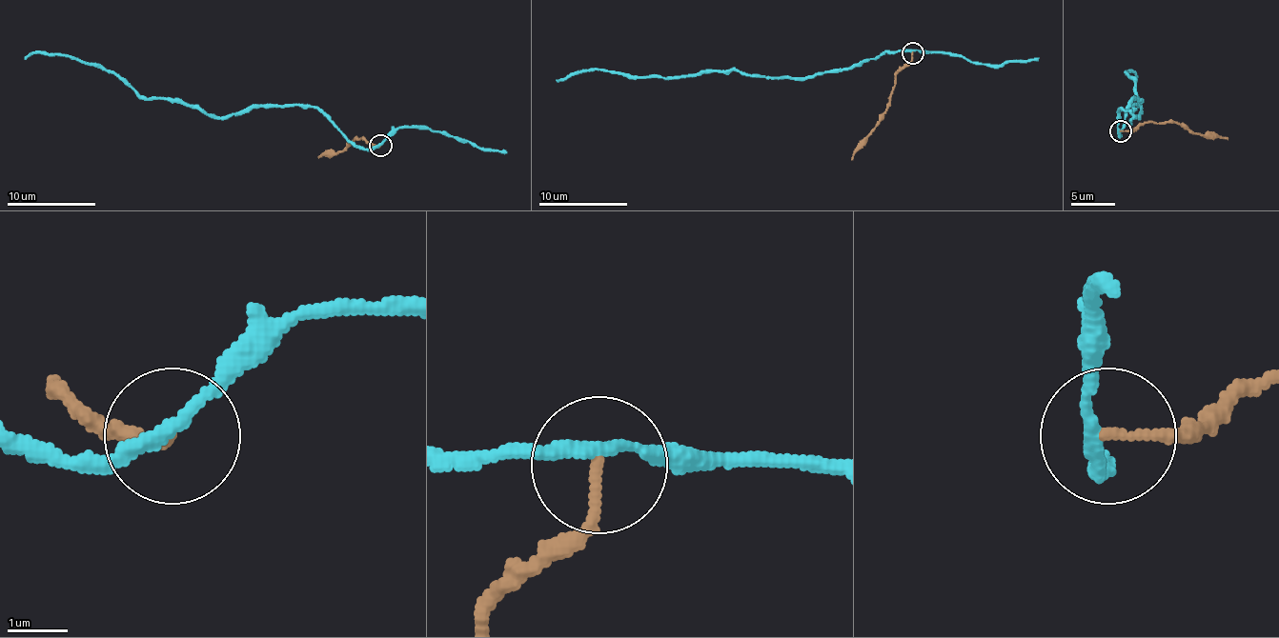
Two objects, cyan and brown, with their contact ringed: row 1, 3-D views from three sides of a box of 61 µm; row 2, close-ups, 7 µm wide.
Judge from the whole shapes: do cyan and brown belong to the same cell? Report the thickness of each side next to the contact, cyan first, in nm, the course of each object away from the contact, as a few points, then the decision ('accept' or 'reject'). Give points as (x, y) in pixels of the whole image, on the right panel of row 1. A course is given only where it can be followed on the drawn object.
calibres 200 and 140 nm; course cyan (1119, 130), (1119, 137), (1127, 104), (1134, 98), (1140, 115), (1132, 113), (1136, 85), (1125, 71), (1135, 78); course brown (1121, 130), (1132, 131), (1143, 121), (1172, 122), (1191, 131), (1227, 139); reject

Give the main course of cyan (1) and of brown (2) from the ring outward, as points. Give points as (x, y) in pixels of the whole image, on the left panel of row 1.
1: (381, 145), (358, 149), (312, 107), (208, 115), (179, 102), (141, 98), (112, 73), (64, 55), (24, 58)
2: (381, 145), (374, 146), (363, 136), (347, 149), (317, 157)

